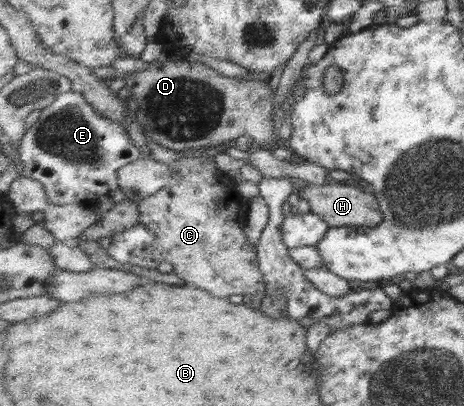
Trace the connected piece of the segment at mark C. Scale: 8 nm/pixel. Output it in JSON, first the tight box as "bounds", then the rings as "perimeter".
{"bounds":[139,152,268,298],"perimeter":[[[213,152],[202,157],[180,157],[178,161],[169,164],[176,175],[164,188],[151,197],[144,198],[139,204],[140,224],[145,225],[158,236],[162,246],[162,255],[165,262],[173,266],[186,285],[205,288],[213,296],[227,298],[233,294],[268,294],[268,286],[264,279],[264,272],[260,267],[260,258],[256,246],[248,239],[245,228],[239,218],[229,218],[227,200],[235,198],[235,182],[231,176],[222,173],[215,166]]]}

